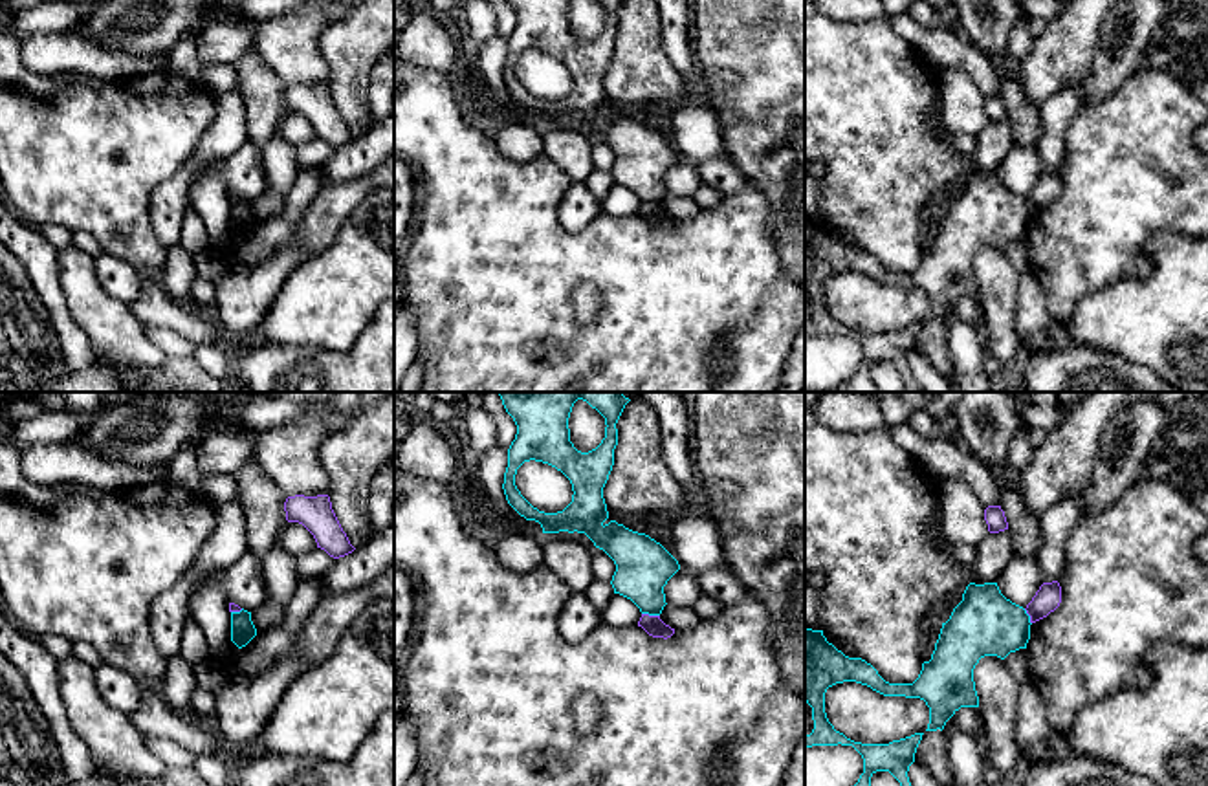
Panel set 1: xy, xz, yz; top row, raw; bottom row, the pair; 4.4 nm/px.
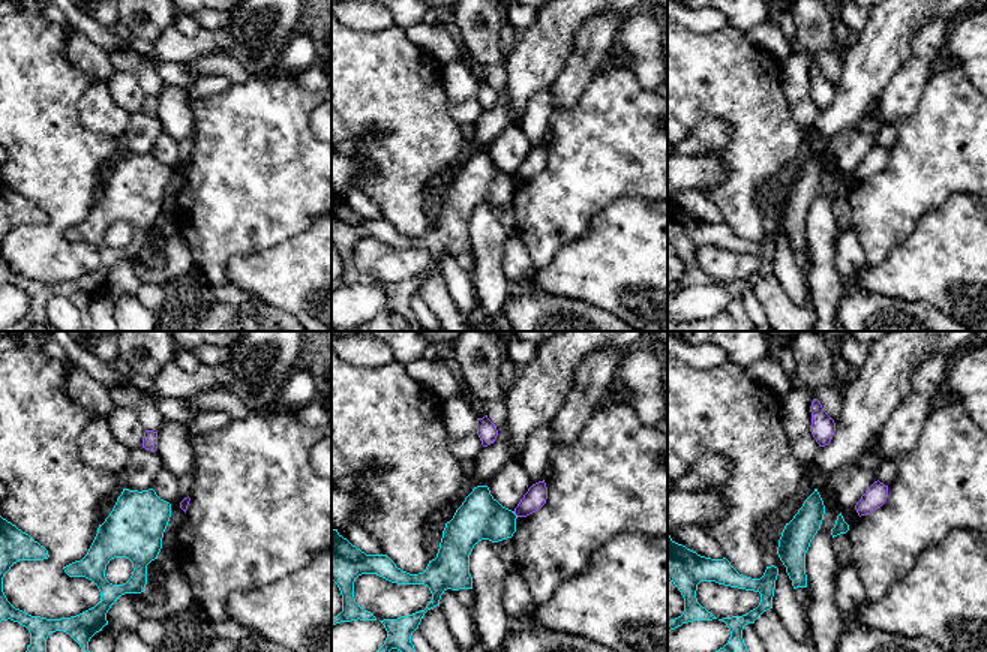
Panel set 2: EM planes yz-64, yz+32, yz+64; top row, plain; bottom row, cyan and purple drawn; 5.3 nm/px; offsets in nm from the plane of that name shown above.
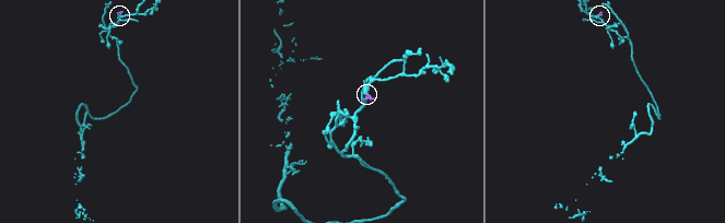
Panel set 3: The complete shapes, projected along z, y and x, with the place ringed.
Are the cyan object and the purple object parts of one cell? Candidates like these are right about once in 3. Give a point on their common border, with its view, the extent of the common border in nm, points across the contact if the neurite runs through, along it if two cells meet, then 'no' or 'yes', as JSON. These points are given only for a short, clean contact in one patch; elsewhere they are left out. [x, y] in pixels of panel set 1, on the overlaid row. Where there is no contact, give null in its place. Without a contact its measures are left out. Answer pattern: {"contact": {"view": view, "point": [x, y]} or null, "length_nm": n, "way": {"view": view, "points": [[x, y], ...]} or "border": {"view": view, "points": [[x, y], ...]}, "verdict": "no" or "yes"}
{"contact": {"view": "xz", "point": [651, 614]}, "length_nm": 80, "border": {"view": "xz", "points": [[642, 612], [658, 616]]}, "verdict": "no"}

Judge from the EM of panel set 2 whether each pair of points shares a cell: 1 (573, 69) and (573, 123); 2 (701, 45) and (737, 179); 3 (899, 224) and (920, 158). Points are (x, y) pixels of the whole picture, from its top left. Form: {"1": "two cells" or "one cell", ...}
{"1": "two cells", "2": "one cell", "3": "one cell"}

